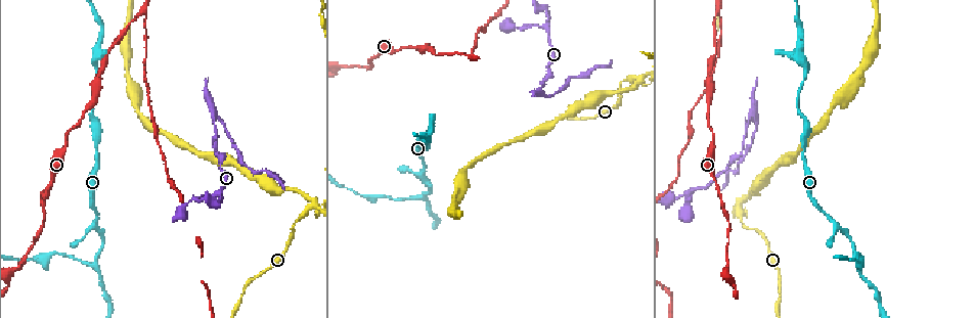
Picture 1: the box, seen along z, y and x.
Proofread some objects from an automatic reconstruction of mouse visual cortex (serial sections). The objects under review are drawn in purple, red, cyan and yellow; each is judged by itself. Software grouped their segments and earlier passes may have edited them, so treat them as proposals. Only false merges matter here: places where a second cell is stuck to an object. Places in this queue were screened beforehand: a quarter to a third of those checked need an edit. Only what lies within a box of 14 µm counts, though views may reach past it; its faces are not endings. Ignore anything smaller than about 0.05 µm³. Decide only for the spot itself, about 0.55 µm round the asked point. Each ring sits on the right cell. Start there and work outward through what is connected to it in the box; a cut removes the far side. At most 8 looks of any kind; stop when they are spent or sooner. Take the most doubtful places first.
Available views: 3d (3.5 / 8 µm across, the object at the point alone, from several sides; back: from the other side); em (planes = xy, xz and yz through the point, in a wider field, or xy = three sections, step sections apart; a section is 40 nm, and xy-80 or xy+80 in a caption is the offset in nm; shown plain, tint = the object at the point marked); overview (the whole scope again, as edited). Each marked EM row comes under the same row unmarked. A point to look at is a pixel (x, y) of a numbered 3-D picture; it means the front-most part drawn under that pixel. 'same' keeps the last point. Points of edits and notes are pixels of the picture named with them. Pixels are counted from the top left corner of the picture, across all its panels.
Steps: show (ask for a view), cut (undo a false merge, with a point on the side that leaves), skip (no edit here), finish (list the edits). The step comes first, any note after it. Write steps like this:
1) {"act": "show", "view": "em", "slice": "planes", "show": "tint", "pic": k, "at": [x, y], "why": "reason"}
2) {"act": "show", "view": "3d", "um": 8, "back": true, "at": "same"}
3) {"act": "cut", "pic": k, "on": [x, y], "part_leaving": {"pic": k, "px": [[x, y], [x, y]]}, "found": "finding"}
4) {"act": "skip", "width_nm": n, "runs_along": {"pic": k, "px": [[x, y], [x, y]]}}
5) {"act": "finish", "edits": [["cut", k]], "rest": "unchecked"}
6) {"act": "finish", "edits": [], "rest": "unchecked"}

{"act": "show", "view": "3d", "um": 3.5, "pic": 1, "at": [750, 115], "why": "sharp bend"}

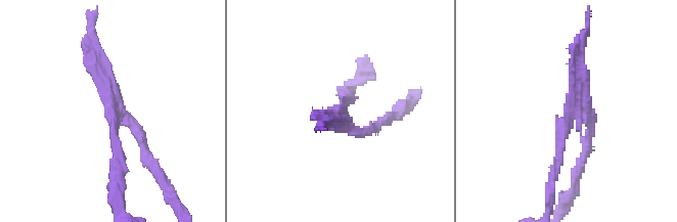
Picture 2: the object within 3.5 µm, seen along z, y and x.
{"act": "show", "view": "em", "slice": "xy", "step": 5, "show": "tint", "pic": 2, "at": [343, 114]}

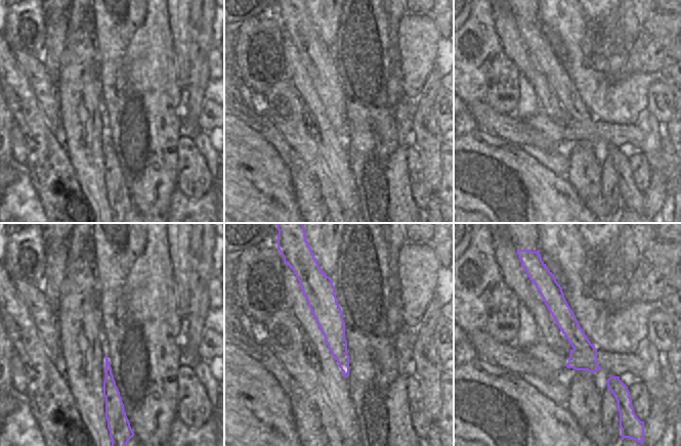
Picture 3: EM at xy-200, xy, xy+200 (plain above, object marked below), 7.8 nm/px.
{"act": "cut", "pic": 2, "on": [143, 144], "found": "a second cell is stuck on"}

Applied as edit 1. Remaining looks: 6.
{"act": "show", "view": "overview", "why": "see it whole again"}

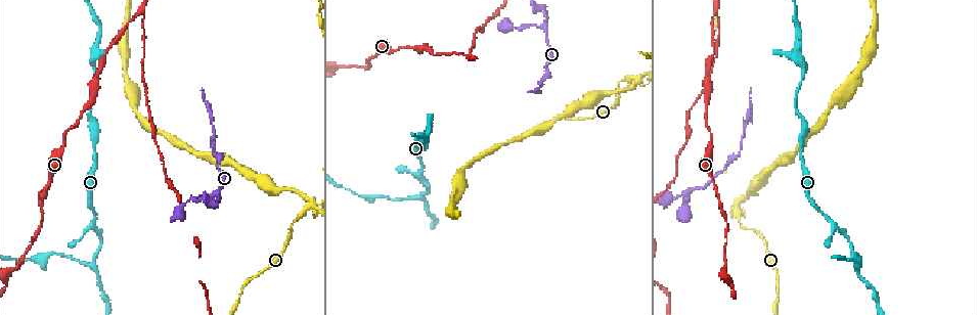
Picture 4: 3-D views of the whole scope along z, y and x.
{"act": "show", "view": "3d", "um": 3.5, "pic": 4, "at": [713, 15], "why": "three-way junction"}

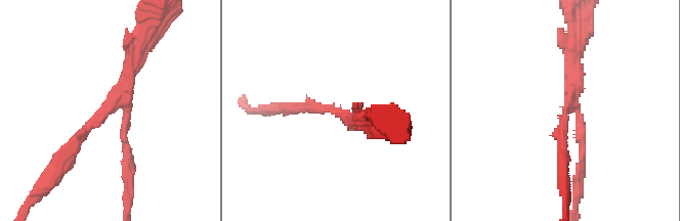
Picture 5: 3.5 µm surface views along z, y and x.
{"act": "show", "view": "em", "slice": "xy", "step": 3, "show": "tint", "pic": 5, "at": [344, 116], "arms": 3, "arm_widths_nm": [150, 150, 250], "why": "shape alone is not enough"}

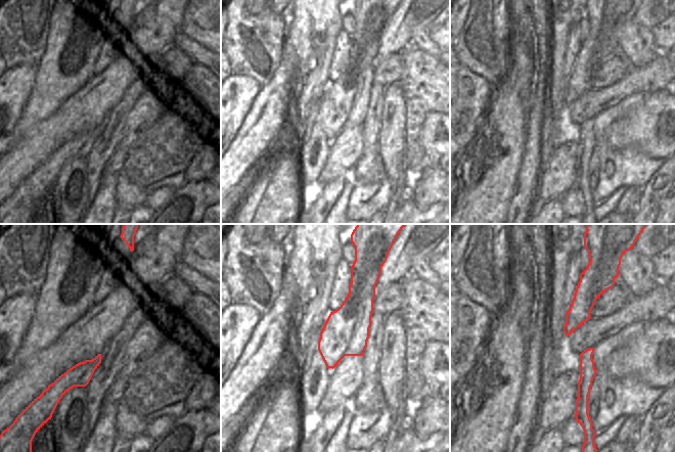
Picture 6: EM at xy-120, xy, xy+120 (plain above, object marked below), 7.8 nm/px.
{"act": "cut", "pic": 5, "on": [128, 152], "part_leaving": {"pic": 5, "px": [[125, 119], [128, 207]]}, "found": "two cells meet here"}

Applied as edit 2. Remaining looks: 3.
{"act": "show", "view": "em", "slice": "planes", "show": "tint", "pic": 4, "at": [91, 263]}

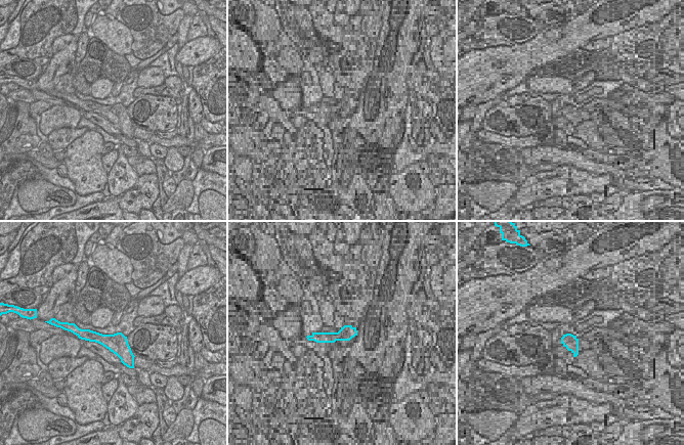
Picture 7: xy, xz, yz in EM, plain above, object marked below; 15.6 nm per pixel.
{"act": "show", "view": "3d", "um": 3.5, "at": "same", "why": "see where the arms go"}

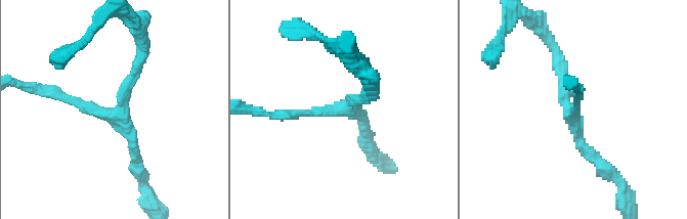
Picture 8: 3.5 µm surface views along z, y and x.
{"act": "skip", "arm_widths_nm": [150, 200, 200], "runs_along": {"pic": 8, "px": [[142, 56], [115, 114], [51, 94]]}, "found": "one cell here"}

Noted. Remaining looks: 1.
{"act": "finish", "edits": [["cut", 2], ["cut", 5]], "rest": "unchecked"}

